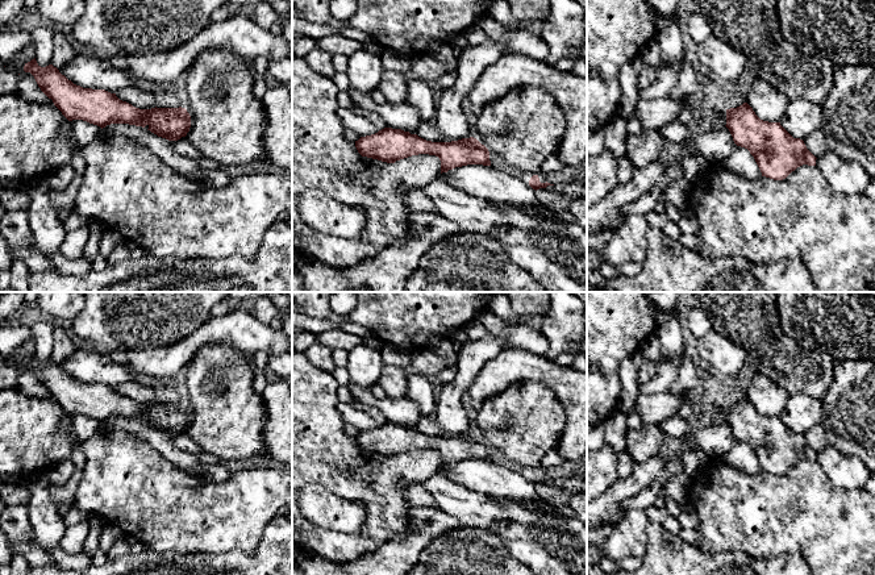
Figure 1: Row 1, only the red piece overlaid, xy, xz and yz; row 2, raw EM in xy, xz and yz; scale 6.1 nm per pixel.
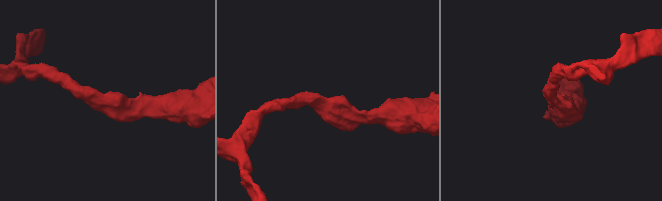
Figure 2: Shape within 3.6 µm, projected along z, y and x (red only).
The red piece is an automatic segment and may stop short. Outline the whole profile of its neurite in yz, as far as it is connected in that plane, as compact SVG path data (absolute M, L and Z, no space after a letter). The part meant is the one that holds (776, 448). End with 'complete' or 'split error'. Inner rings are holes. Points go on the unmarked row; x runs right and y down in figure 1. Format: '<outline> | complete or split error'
M747 397L726 404L725 421L734 438L754 451L762 471L783 475L803 459L816 461L817 453L803 434L793 433L780 417L761 414Z | complete

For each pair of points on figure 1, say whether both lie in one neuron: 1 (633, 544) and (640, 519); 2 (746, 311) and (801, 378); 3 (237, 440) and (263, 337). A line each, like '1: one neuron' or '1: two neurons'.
1: one neuron
2: one neuron
3: two neurons

